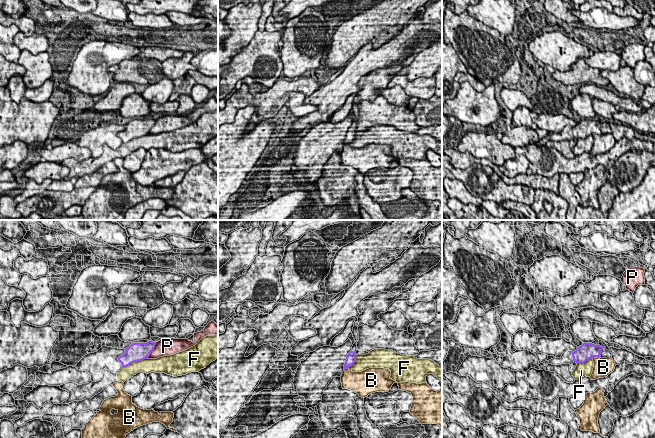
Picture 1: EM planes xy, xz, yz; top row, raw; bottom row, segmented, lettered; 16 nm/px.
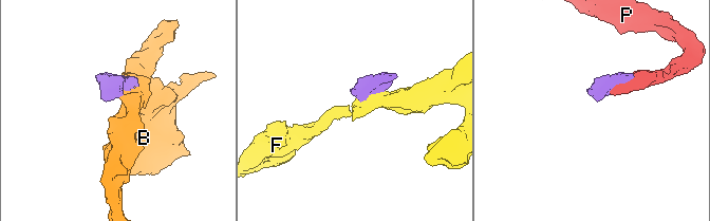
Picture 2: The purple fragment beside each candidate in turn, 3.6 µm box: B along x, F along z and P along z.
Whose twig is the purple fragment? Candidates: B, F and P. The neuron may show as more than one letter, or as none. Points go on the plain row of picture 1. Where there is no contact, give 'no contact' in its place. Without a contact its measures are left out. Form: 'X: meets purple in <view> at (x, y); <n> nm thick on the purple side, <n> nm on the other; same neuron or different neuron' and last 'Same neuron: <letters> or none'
B: meets purple in yz at (593, 132); 280 nm thick on the purple side, 300 nm on the other; different neuron
F: meets purple in xy at (134, 137); 300 nm thick on the purple side, 240 nm on the other; different neuron
P: meets purple in xy at (152, 126); 280 nm thick on the purple side, 280 nm on the other; different neuron
Same neuron: none

